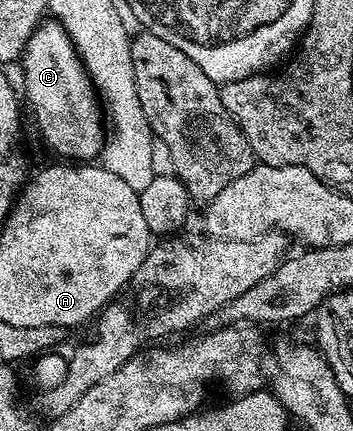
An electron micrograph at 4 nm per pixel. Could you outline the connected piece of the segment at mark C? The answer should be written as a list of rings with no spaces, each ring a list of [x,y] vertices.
[[[45,20],[30,36],[24,49],[22,67],[24,66],[24,94],[36,113],[36,126],[44,137],[44,142],[56,154],[61,154],[61,159],[75,160],[80,164],[88,164],[101,157],[106,141],[106,118],[102,113],[102,102],[98,91],[92,84],[88,69],[80,59],[75,44],[64,31],[63,26],[55,20]]]

